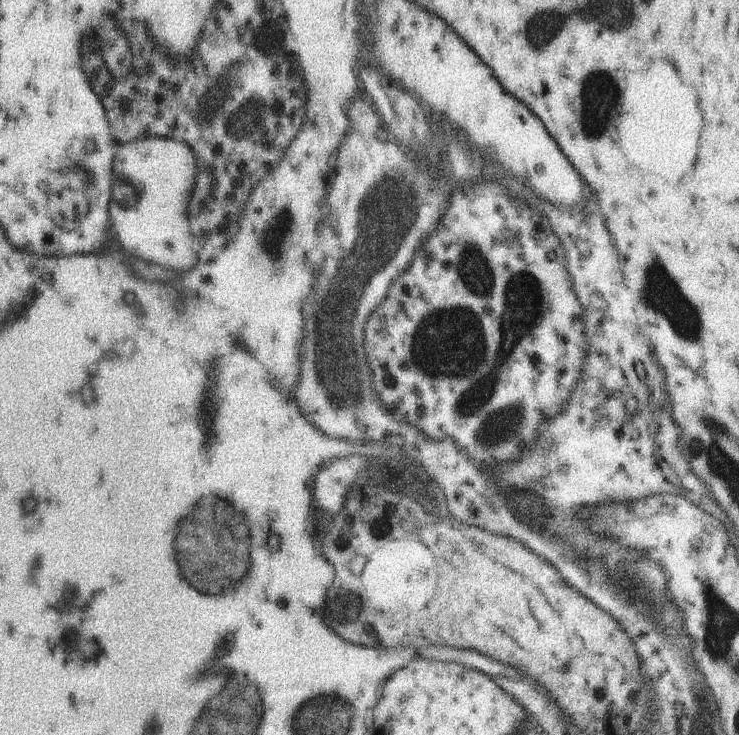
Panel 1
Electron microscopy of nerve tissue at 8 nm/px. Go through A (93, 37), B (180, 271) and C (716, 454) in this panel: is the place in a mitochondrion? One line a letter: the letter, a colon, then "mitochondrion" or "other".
A: other
B: other
C: mitochondrion

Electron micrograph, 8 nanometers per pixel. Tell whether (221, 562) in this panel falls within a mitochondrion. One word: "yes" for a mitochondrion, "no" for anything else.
yes

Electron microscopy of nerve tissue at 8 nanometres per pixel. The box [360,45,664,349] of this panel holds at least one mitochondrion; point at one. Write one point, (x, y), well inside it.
(600, 96)

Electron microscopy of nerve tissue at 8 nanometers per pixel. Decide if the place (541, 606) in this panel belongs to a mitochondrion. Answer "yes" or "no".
no

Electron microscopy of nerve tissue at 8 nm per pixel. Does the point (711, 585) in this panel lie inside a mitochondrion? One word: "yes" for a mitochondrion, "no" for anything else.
yes

